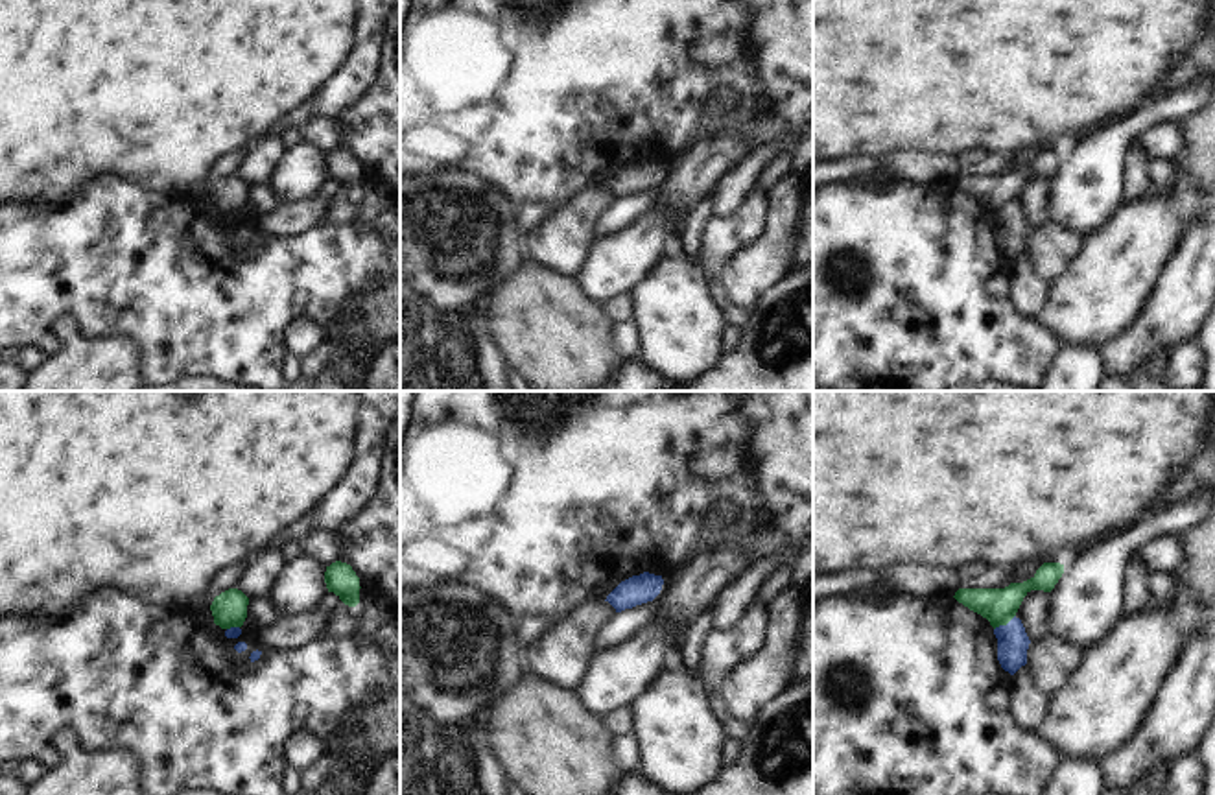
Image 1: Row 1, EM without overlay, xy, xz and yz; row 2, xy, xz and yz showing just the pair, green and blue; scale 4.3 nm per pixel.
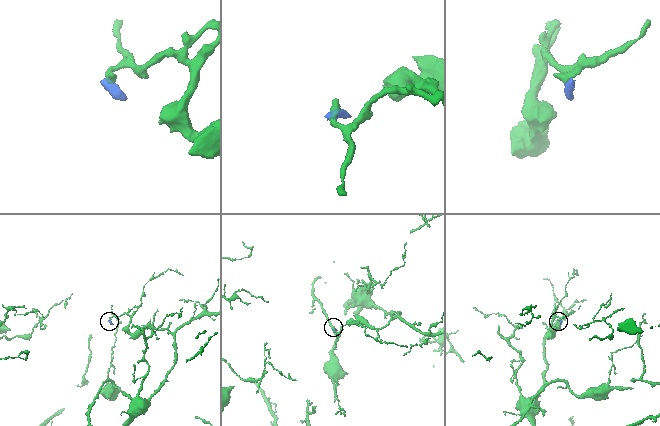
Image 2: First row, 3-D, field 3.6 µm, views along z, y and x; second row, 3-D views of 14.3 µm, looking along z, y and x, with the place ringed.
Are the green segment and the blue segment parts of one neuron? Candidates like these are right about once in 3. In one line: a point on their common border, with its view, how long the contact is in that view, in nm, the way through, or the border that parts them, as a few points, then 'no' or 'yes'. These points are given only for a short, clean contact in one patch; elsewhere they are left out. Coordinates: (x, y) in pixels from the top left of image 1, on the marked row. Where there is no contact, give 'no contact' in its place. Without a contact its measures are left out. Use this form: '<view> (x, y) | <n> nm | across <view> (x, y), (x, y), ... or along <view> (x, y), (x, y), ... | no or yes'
yz (1003, 624) | 120 nm | along yz (1014, 615), (994, 629) | no

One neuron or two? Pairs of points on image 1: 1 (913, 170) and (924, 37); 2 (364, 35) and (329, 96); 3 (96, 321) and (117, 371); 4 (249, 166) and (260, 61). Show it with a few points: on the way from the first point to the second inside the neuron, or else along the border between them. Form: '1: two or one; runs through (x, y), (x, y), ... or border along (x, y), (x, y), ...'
1: two; border along (957, 154), (889, 152), (872, 157)
2: one; runs through (364, 50), (362, 63), (343, 82)
3: two; border along (61, 327), (91, 340), (128, 338), (139, 364)
4: two; border along (264, 133), (249, 144)

